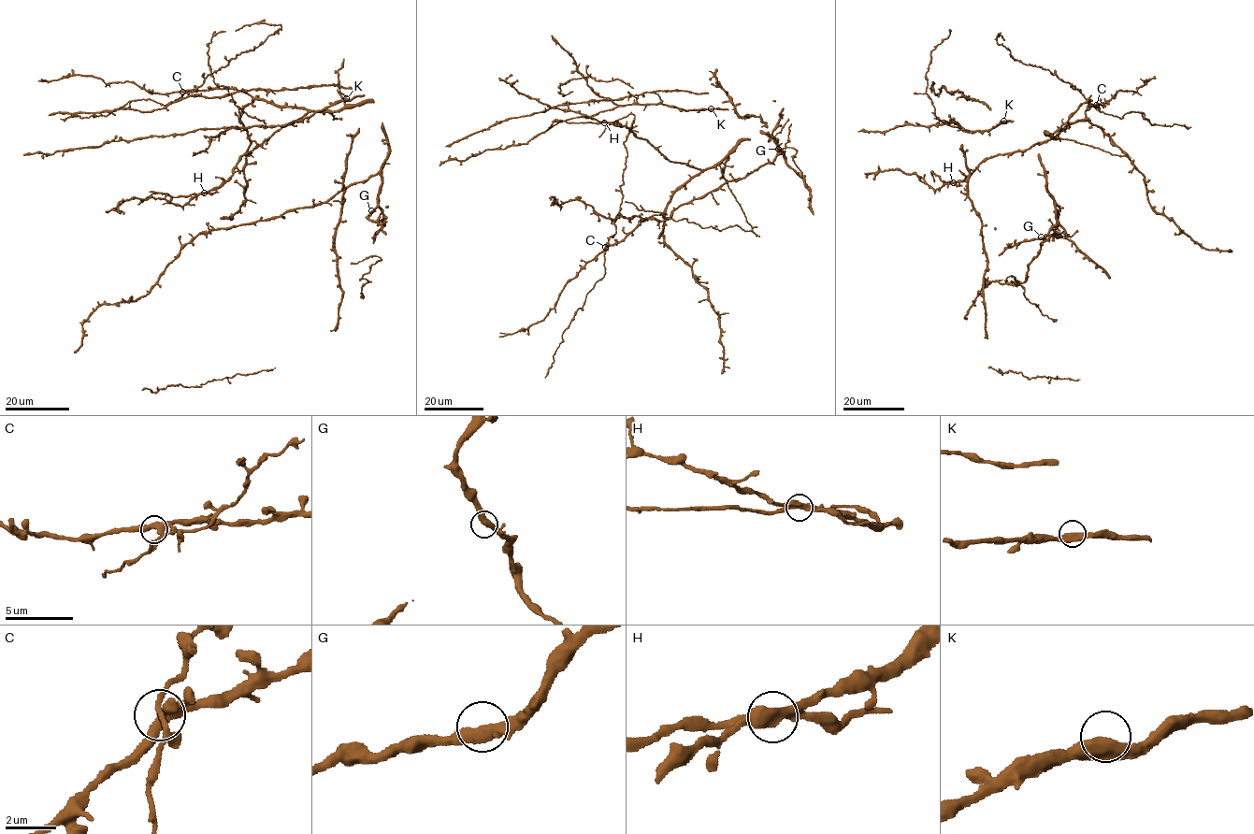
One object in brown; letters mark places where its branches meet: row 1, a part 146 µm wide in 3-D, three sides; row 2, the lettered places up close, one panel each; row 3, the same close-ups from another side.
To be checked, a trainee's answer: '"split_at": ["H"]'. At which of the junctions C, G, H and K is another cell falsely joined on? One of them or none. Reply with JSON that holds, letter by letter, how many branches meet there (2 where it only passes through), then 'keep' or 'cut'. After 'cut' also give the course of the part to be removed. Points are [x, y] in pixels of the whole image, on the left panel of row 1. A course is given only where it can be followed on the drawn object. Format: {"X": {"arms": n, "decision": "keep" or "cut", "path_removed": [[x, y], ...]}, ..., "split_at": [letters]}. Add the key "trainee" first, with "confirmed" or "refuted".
{"trainee": "confirmed", "C": {"arms": 2, "decision": "keep"}, "G": {"arms": 2, "decision": "keep"}, "H": {"arms": 2, "decision": "cut", "path_removed": [[203, 194], [172, 197], [152, 193], [137, 205]]}, "K": {"arms": 2, "decision": "keep"}, "split_at": ["H"]}

